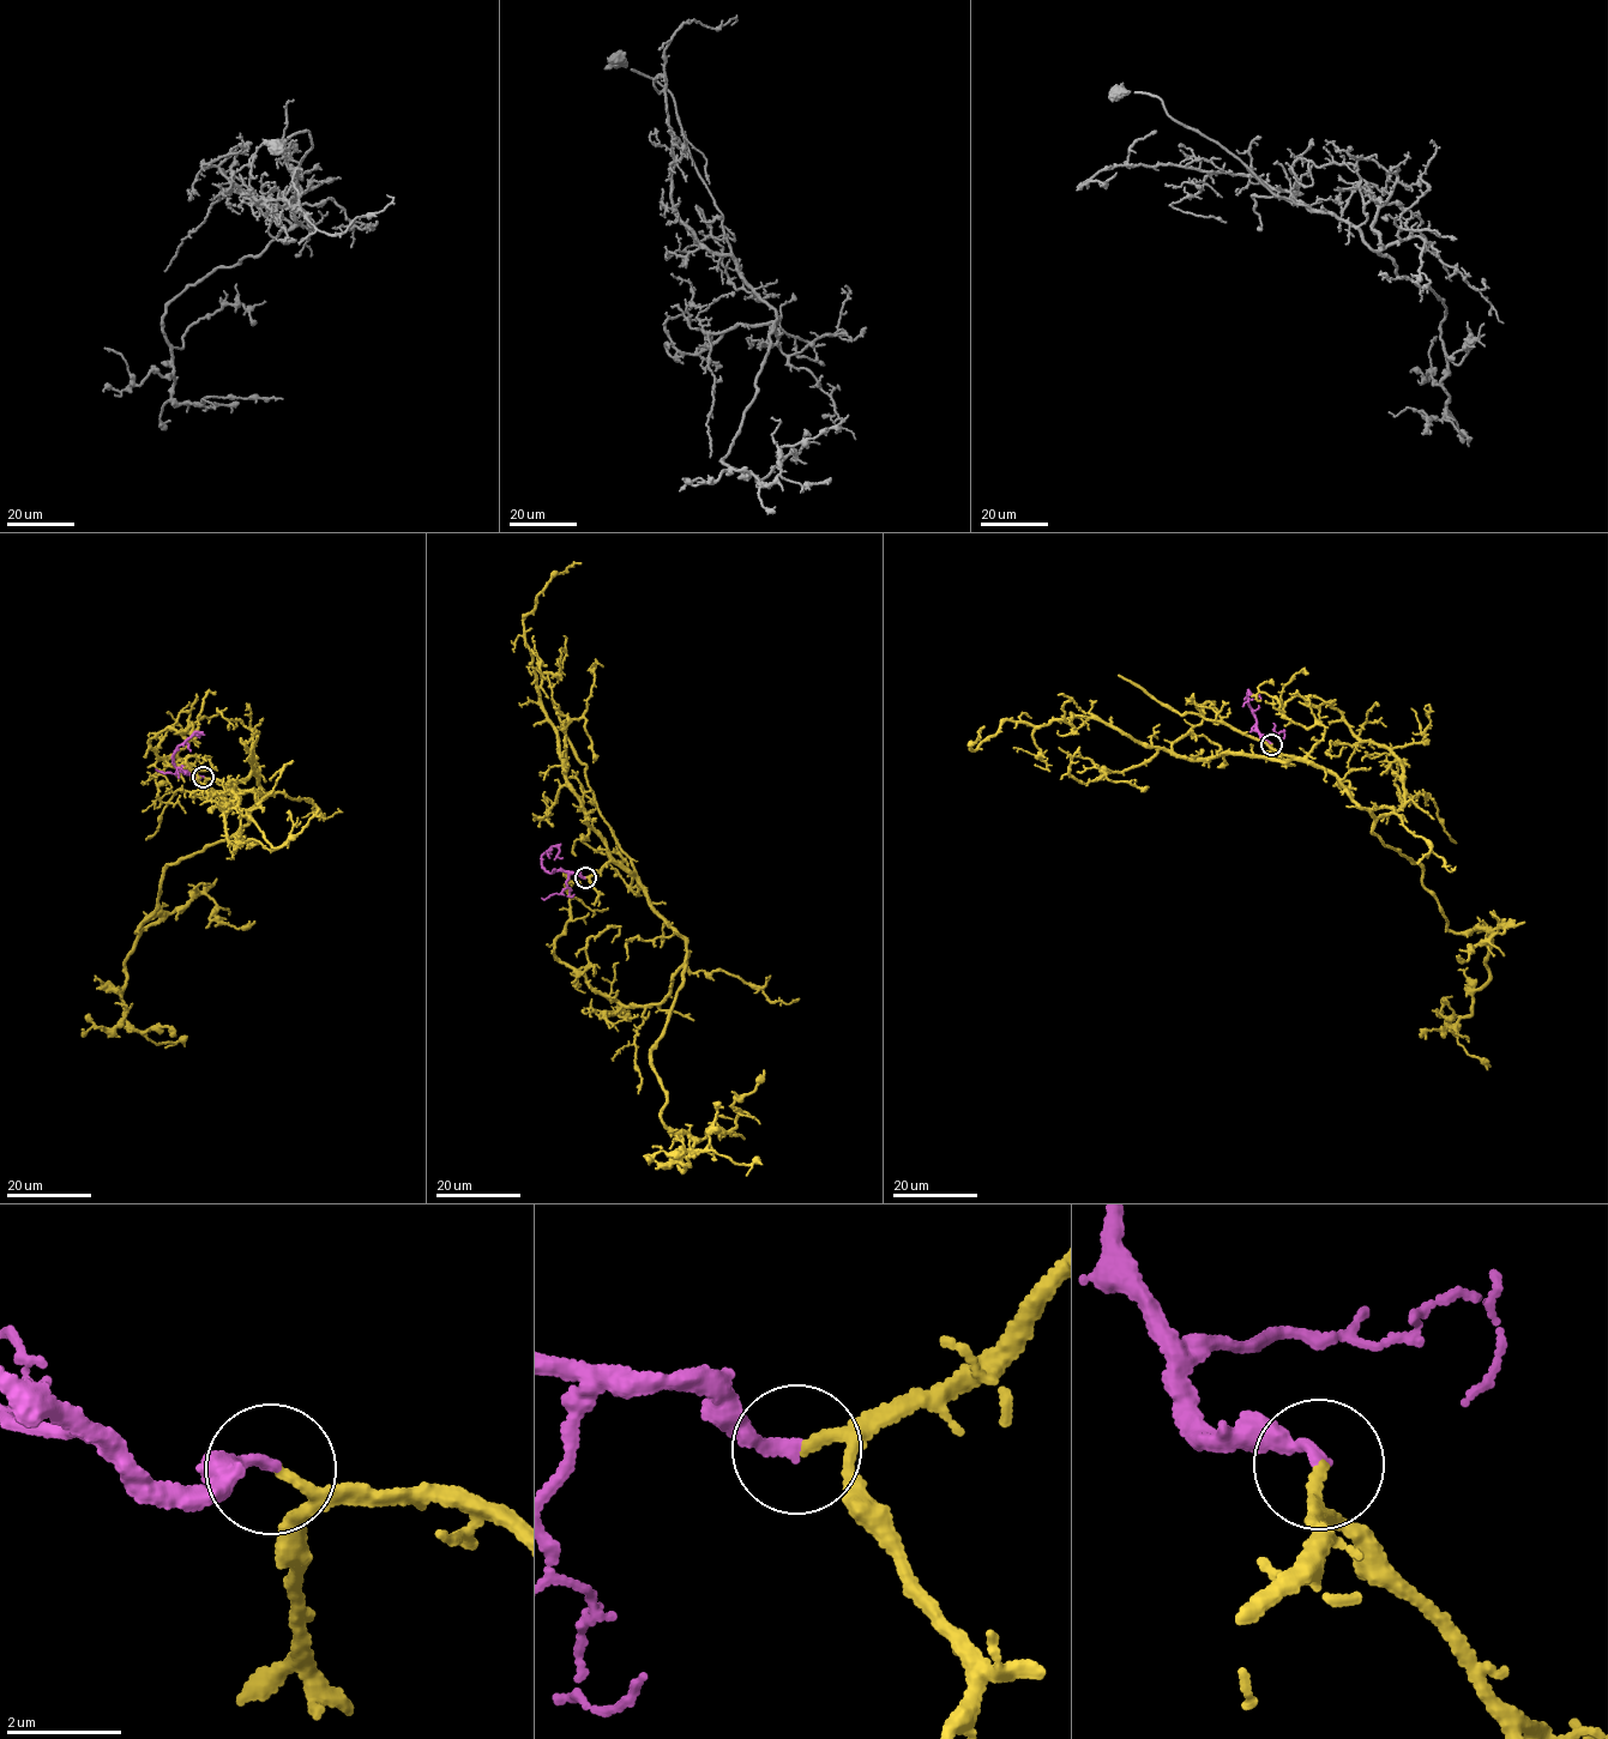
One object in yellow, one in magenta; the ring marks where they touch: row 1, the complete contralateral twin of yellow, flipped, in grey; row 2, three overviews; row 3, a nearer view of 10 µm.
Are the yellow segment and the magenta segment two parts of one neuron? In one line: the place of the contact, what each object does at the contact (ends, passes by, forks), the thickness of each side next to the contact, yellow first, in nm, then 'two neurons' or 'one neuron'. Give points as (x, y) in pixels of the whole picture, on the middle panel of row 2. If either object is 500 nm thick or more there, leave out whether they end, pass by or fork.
place (585, 877); yellow passes by; magenta ends; calibres 150 and 240 nm; one neuron

